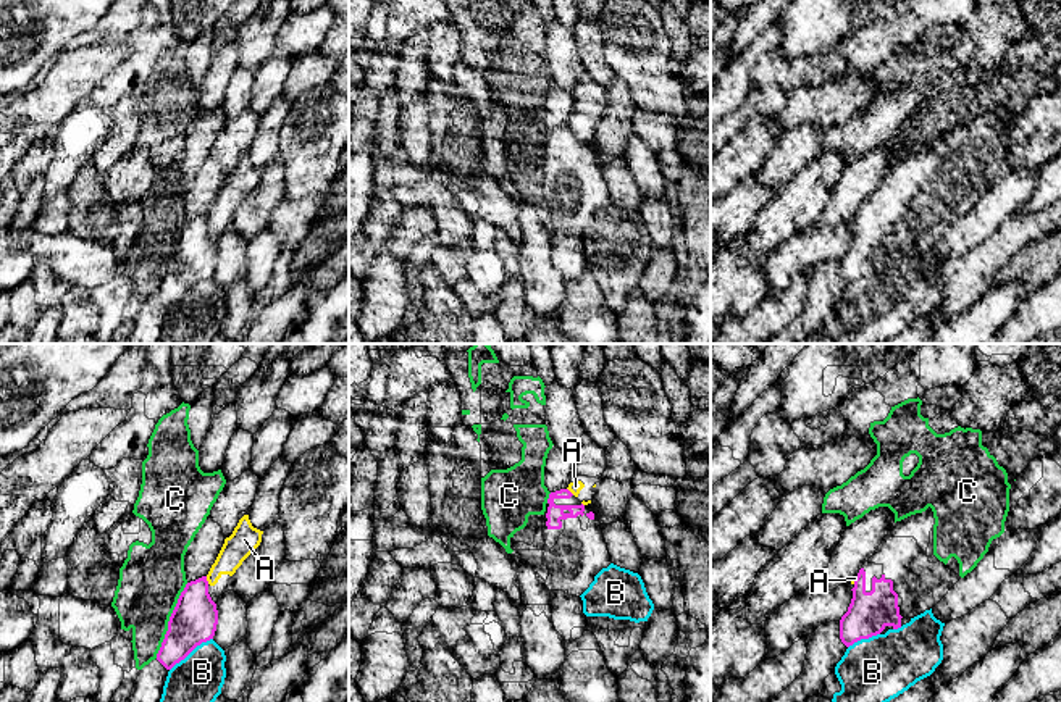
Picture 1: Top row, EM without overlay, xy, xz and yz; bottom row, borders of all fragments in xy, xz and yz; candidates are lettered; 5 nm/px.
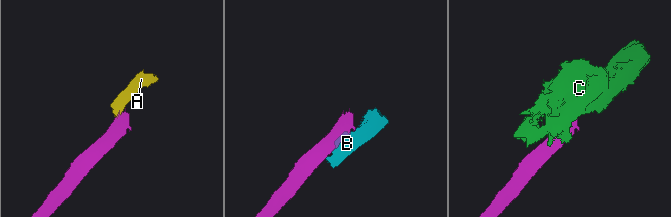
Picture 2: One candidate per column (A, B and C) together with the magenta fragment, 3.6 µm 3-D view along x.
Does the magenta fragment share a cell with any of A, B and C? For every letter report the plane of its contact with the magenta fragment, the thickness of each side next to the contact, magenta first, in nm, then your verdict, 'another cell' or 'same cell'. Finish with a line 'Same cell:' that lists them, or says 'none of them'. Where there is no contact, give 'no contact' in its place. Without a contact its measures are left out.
A: xy | 220/140 nm | another cell
B: xy | 220/260 nm | another cell
C: xy | 220/320 nm | same cell
Same cell: C

